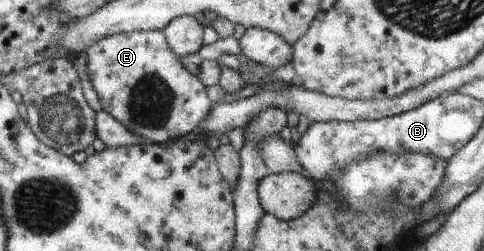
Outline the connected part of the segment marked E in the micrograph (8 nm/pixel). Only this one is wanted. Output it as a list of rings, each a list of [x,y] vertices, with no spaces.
[[[163,31],[120,32],[91,43],[83,52],[102,109],[145,142],[177,141],[195,130],[211,110],[203,82],[183,66]]]

